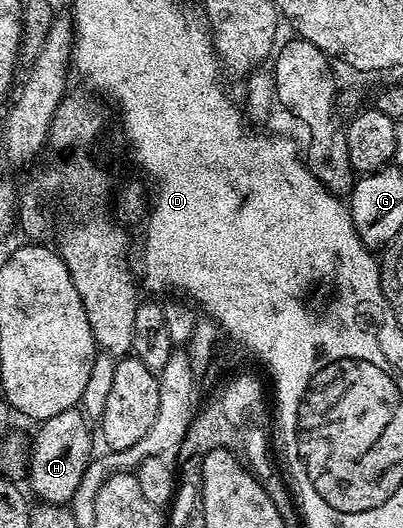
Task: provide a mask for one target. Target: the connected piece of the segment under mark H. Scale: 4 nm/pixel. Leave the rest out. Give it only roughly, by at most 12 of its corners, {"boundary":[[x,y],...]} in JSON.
{"boundary":[[82,409],[42,419],[29,483],[63,506],[93,459]]}

